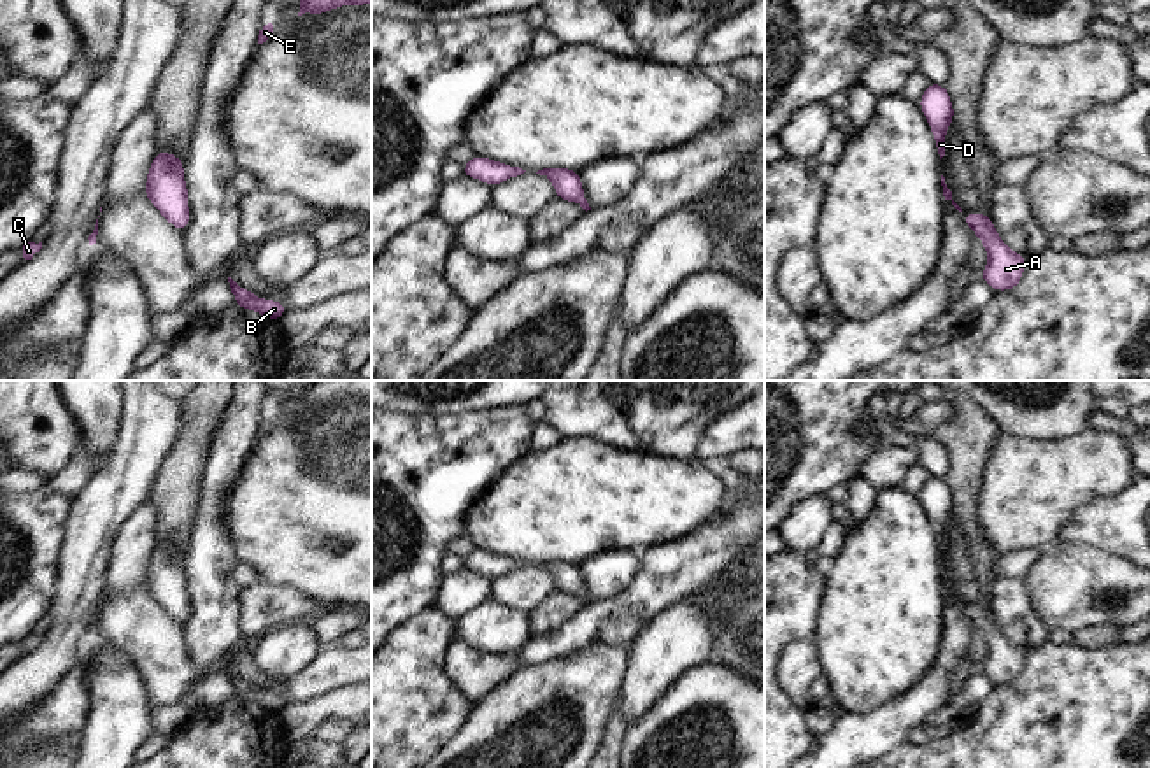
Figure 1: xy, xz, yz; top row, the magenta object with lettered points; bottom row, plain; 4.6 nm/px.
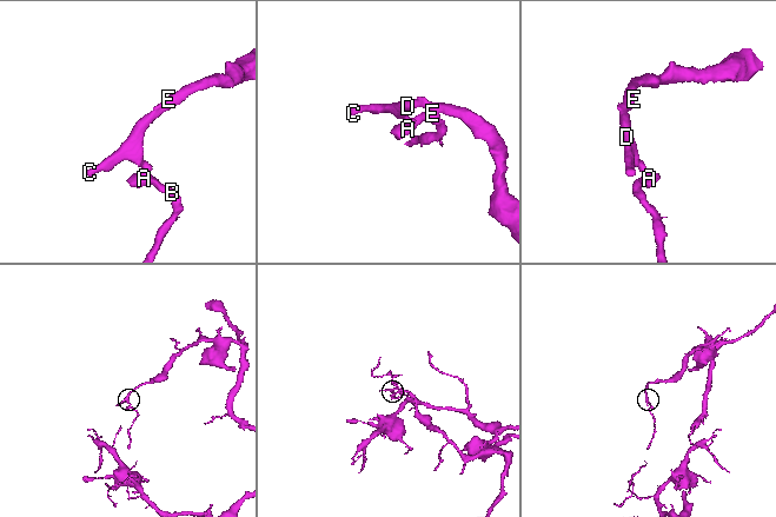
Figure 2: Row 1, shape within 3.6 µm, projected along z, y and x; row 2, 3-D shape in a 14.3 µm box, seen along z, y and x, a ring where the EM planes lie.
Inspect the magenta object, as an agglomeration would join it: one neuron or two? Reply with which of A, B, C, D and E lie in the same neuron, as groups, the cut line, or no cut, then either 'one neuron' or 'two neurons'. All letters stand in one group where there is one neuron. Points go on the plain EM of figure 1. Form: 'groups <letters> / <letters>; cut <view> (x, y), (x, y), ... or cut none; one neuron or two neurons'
groups A B C D E; cut none; one neuron

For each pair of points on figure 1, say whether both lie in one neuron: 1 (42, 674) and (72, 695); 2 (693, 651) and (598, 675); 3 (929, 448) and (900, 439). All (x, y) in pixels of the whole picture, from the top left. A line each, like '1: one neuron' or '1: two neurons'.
1: two neurons
2: two neurons
3: two neurons

